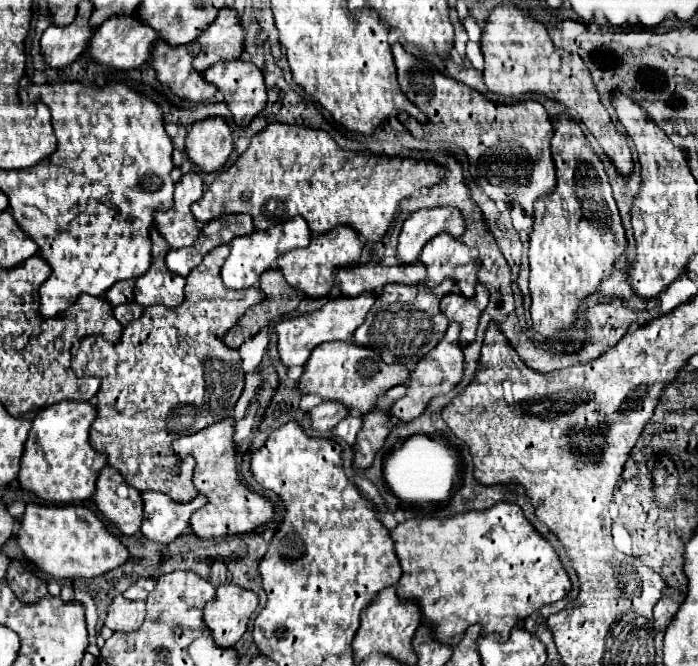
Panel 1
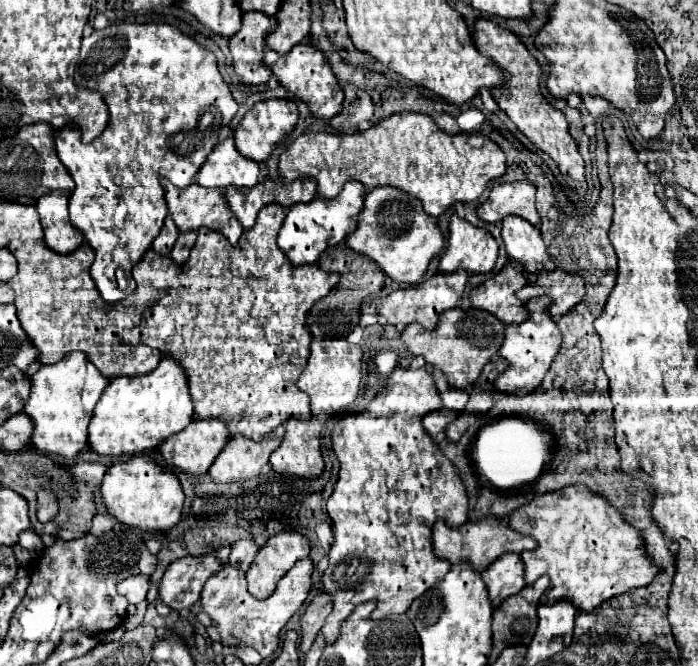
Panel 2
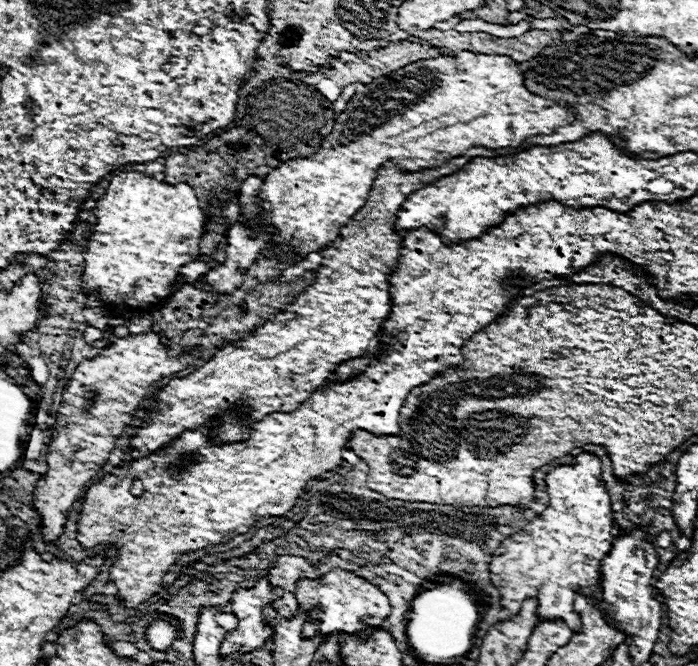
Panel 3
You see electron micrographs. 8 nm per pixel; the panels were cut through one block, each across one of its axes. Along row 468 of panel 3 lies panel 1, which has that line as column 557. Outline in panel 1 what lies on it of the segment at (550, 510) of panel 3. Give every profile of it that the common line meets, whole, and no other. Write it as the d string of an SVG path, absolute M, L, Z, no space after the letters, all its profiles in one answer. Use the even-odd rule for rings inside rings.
M496 502L488 510L460 512L450 518L406 520L390 534L402 566L402 578L396 586L398 596L404 600L414 600L422 608L424 622L434 624L434 638L450 646L456 646L472 624L482 626L482 636L500 634L500 638L506 640L516 622L528 618L546 604L562 600L572 590L572 582L560 562L558 552L528 522L522 508L514 502Z

